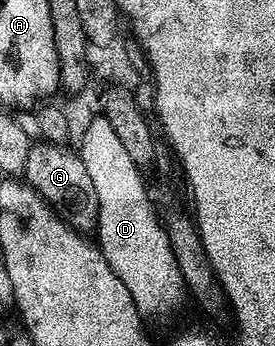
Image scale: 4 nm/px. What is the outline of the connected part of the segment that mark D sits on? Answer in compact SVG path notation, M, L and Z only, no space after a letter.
M103 114L95 115L92 118L86 132L79 140L78 153L88 171L98 200L96 242L100 245L103 257L106 258L106 262L109 263L114 274L122 279L126 290L130 291L141 317L149 318L148 316L162 316L168 313L172 306L178 305L181 298L185 297L183 278L155 203L141 178L143 175L133 159L130 158L130 154L123 148L118 134L115 133Z

